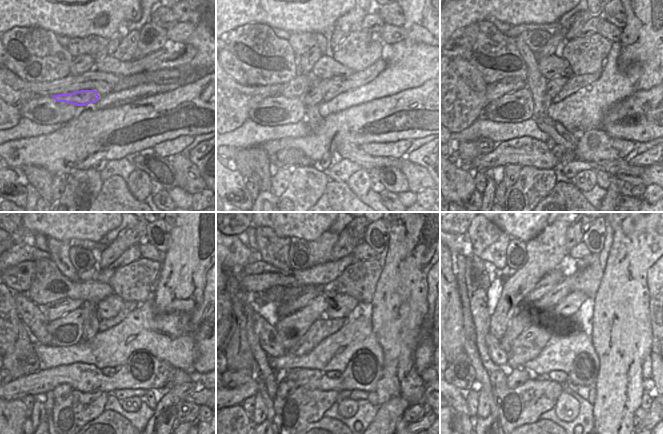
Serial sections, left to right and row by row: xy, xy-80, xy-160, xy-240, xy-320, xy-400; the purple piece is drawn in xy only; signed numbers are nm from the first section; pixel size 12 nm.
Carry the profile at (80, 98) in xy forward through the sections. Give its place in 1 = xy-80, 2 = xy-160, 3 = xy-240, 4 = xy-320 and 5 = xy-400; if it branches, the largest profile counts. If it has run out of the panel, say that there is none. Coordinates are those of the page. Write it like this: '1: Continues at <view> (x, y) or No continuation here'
1: Continues at xy-80 (314, 97)
2: Continues at xy-160 (553, 86)
3: Continues at xy-240 (108, 308)
4: Continues at xy-320 (342, 305)
5: Continues at xy-400 (567, 306)

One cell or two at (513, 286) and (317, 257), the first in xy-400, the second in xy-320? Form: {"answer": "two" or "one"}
{"answer": "one"}

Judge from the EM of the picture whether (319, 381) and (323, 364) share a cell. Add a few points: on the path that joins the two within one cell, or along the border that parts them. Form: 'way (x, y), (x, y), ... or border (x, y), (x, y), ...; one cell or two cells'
border (298, 368), (316, 368), (324, 373); two cells

